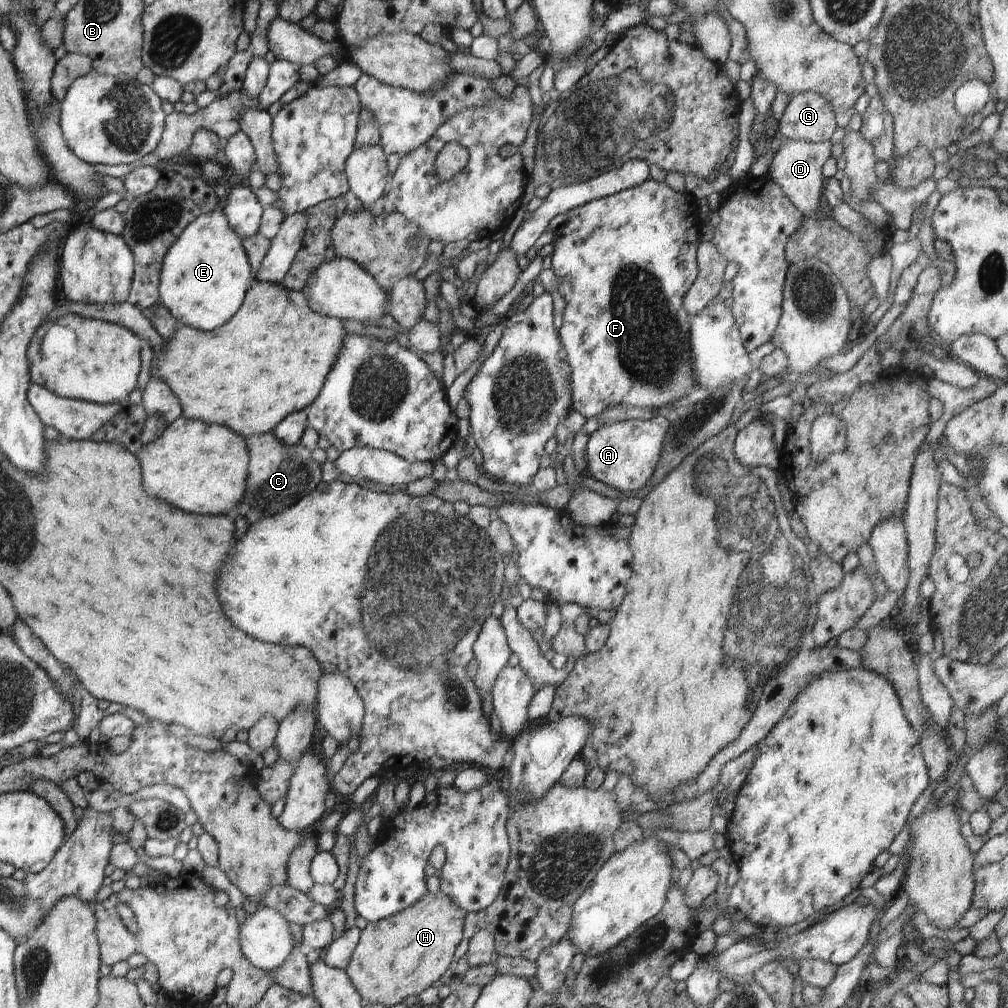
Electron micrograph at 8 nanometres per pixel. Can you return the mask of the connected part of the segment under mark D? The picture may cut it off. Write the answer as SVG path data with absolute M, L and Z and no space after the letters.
M785 138L777 139L777 150L770 169L767 174L778 182L778 186L786 194L786 197L800 210L802 218L817 218L816 210L820 206L820 198L823 195L824 179L822 170L826 160L832 157L832 142L830 140L822 143L800 142L798 140L788 140Z

